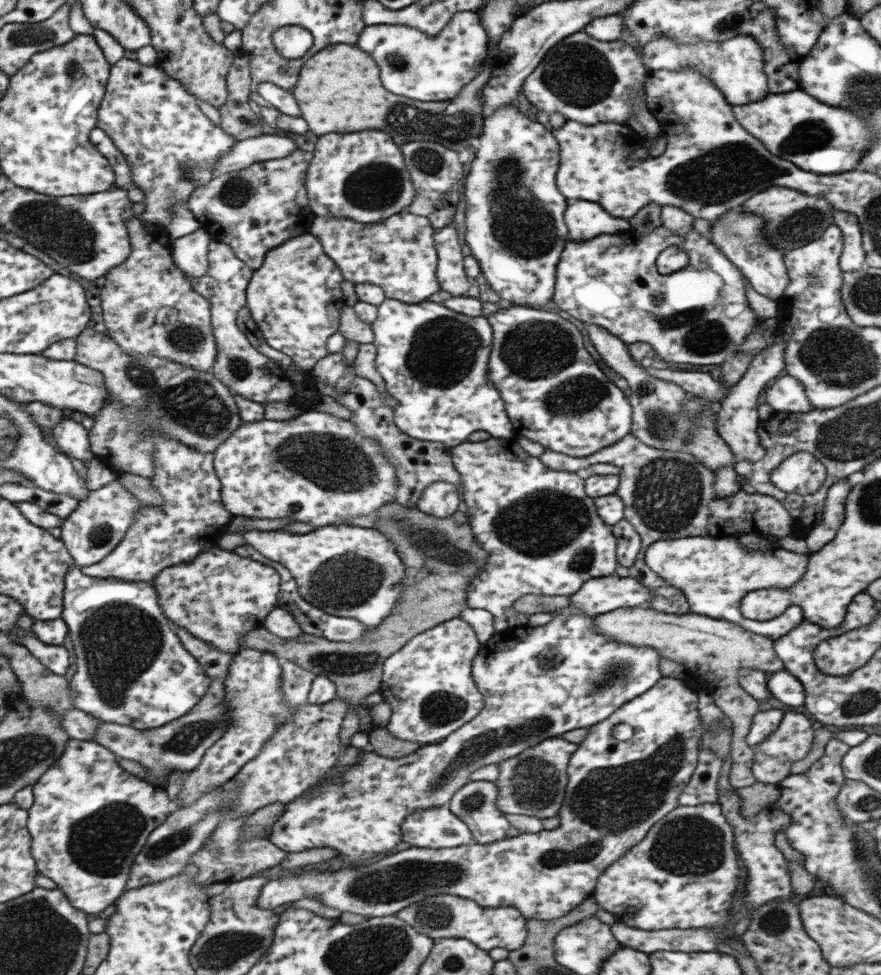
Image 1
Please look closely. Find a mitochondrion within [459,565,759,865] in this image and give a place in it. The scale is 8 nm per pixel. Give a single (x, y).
(534, 786)

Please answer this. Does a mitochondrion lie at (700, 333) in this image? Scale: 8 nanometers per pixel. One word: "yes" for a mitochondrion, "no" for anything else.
yes

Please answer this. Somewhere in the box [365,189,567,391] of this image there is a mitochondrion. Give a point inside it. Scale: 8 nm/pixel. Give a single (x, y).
(443, 349)

